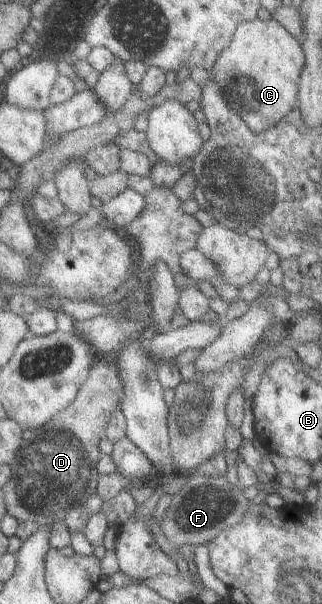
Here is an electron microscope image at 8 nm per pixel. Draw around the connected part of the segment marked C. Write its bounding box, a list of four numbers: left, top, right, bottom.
[208,17,304,133]

